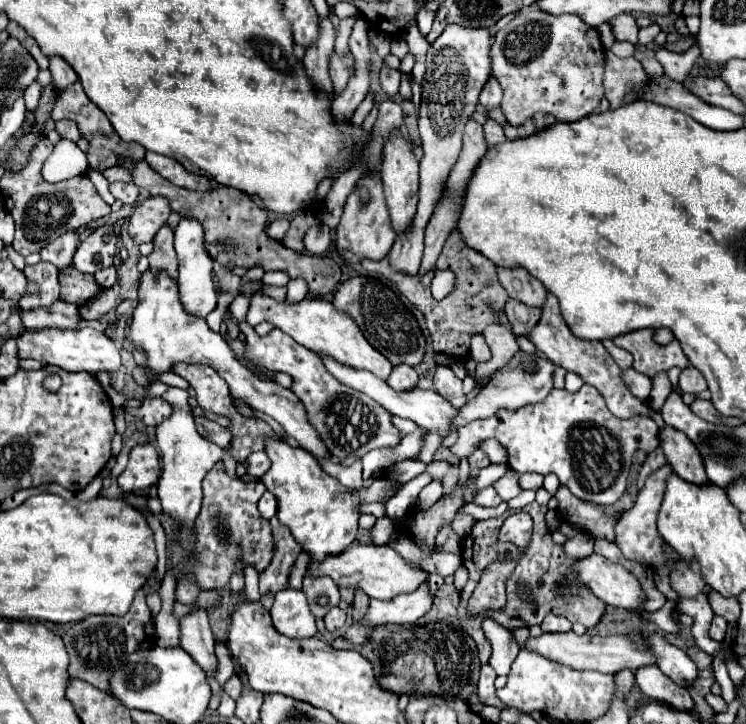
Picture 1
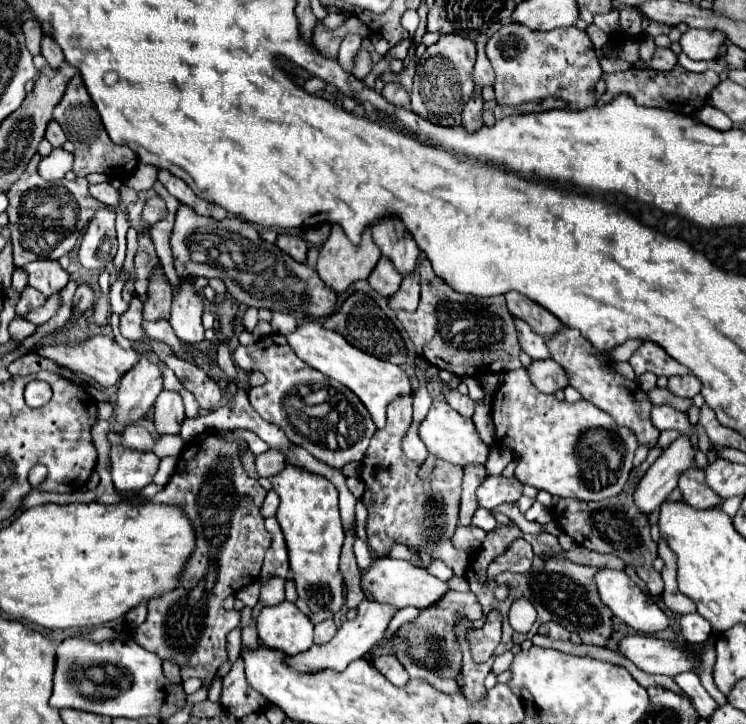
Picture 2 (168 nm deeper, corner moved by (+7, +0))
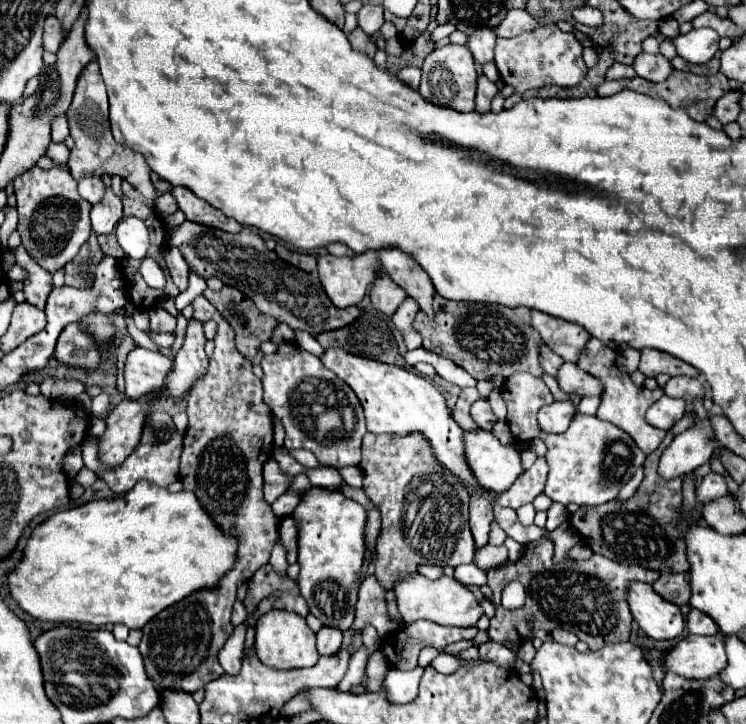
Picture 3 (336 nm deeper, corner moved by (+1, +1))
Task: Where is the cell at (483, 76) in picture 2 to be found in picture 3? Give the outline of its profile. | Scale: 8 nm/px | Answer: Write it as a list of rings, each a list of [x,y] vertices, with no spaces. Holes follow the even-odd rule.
[[[475,30],[475,34],[469,36],[469,50],[477,64],[493,62],[493,48],[495,48],[495,32],[493,30]]]

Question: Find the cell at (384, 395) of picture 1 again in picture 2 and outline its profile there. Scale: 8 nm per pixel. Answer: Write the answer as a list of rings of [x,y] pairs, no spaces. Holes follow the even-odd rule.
[[[441,399],[433,401],[427,417],[421,421],[421,425],[419,425],[419,437],[427,445],[429,453],[435,453],[439,459],[449,461],[449,463],[457,463],[461,467],[465,467],[469,463],[485,463],[487,455],[489,455],[489,447],[479,439],[473,421],[465,419],[463,415],[459,415],[457,411],[453,411]]]

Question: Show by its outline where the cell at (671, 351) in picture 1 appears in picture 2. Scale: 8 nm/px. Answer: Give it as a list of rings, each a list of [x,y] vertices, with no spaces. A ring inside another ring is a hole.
[[[645,341],[629,359],[633,371],[635,371],[635,381],[645,373],[645,371],[651,371],[655,375],[665,375],[665,377],[671,377],[671,375],[685,375],[689,373],[687,367],[683,367],[681,363],[673,361],[659,345],[651,343],[651,341]]]

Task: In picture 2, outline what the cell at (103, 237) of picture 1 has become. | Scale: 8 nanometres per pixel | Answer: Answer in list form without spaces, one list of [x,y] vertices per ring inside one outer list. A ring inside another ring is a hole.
[[[99,209],[81,239],[79,261],[85,269],[105,269],[117,253],[115,209]]]

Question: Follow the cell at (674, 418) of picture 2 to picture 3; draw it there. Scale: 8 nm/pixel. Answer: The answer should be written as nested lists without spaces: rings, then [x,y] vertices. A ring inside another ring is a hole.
[[[661,396],[645,414],[645,420],[655,426],[655,428],[663,428],[669,430],[679,418],[681,414],[685,414],[687,410],[687,402],[685,400],[675,400],[675,398],[667,398]]]

